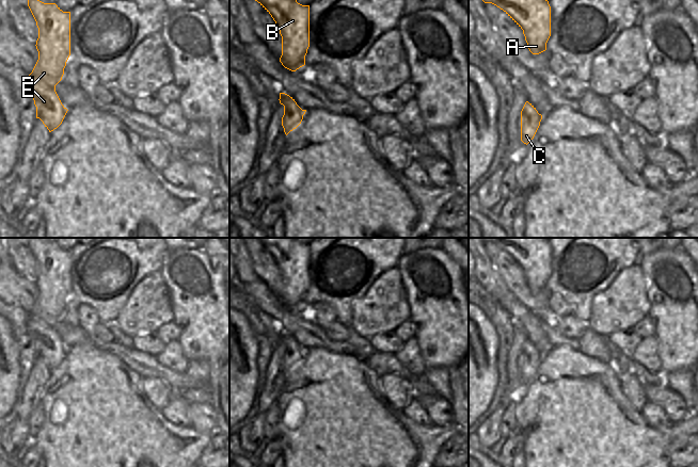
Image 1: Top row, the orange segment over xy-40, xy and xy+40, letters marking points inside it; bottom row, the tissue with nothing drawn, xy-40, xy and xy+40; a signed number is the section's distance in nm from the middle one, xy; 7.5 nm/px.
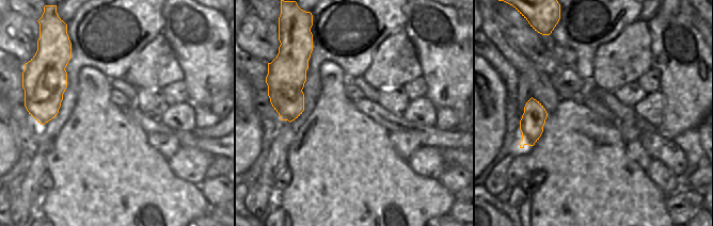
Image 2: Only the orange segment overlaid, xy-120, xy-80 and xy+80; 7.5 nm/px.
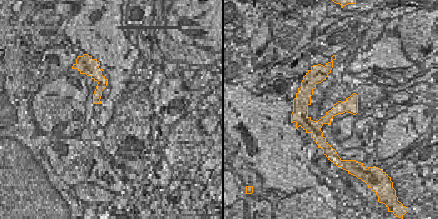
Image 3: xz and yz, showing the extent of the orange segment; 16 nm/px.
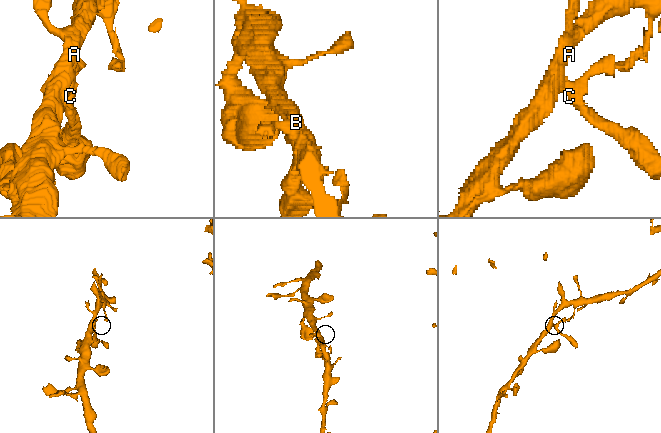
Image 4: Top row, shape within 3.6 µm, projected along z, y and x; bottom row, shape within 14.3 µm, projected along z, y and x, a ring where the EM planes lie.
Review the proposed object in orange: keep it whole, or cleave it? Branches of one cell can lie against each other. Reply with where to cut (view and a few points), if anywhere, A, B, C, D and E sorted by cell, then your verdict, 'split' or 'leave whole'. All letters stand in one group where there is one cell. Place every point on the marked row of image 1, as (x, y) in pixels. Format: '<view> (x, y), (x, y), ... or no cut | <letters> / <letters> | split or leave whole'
no cut | A B C D E | leave whole

